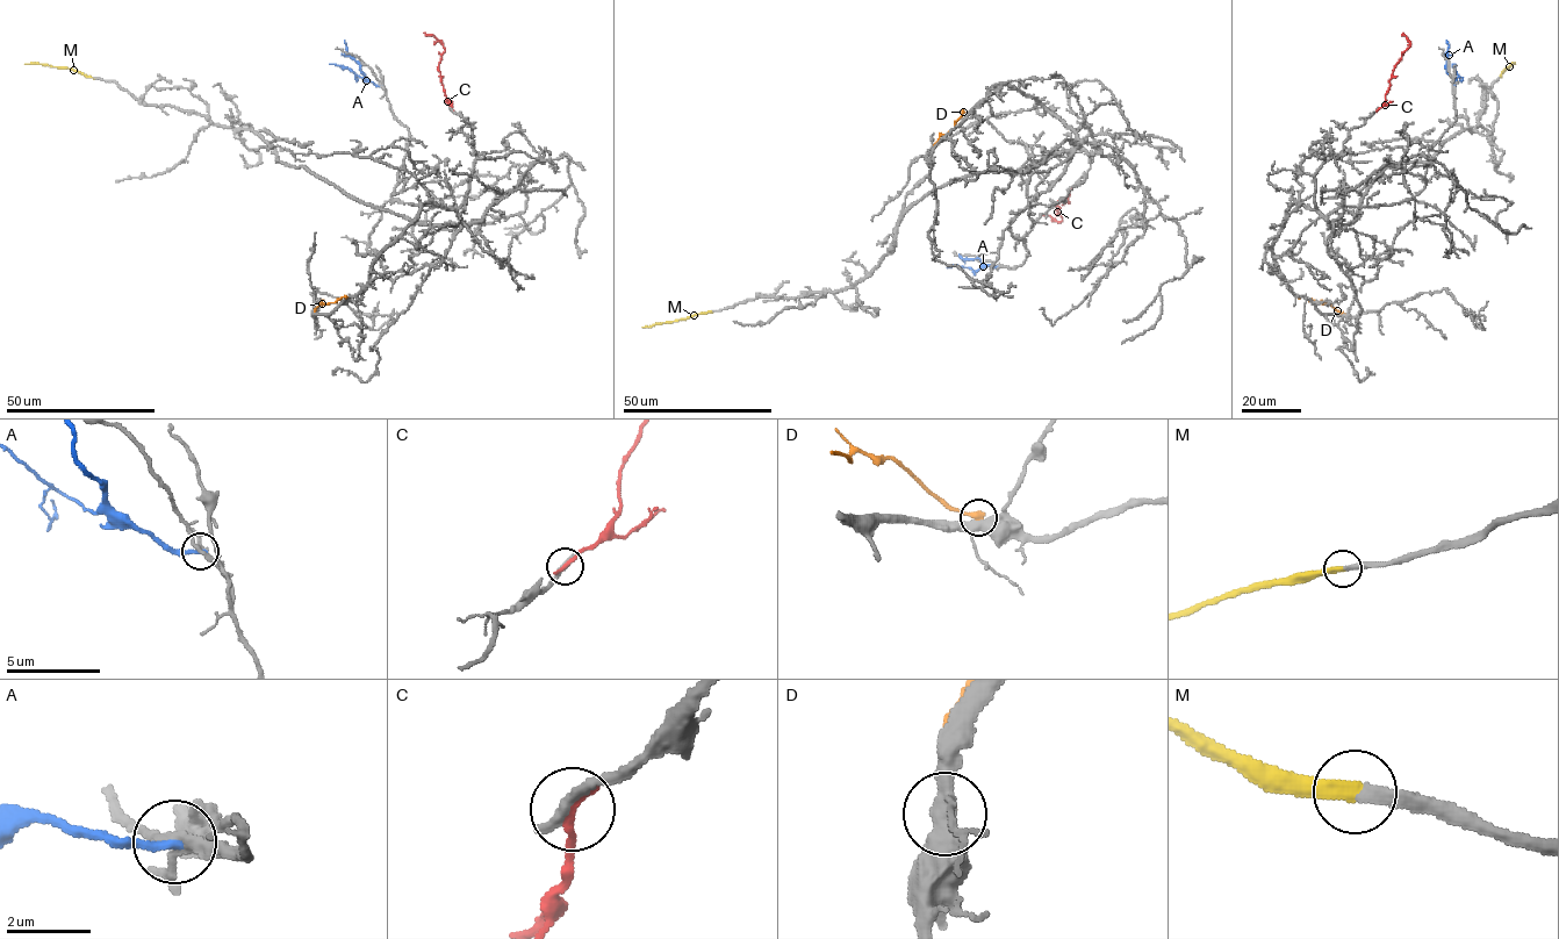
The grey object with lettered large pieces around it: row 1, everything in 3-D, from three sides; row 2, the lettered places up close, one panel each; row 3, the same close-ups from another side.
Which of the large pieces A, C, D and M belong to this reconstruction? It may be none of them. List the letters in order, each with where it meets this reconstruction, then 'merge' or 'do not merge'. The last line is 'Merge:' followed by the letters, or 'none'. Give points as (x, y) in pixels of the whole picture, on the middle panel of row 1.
A: meets grey at (998, 266); do not merge
C: meets grey at (1070, 188); do not merge
D: meets grey at (932, 156); do not merge
M: meets grey at (711, 312); merge
Merge: M

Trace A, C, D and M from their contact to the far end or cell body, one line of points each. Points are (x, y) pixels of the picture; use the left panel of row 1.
A: (380, 85), (366, 78), (347, 52), (345, 40)
C: (452, 109), (438, 65), (443, 45), (432, 34), (424, 33)
D: (314, 314), (320, 303), (335, 303), (345, 296)
M: (94, 78), (67, 67), (24, 64)

